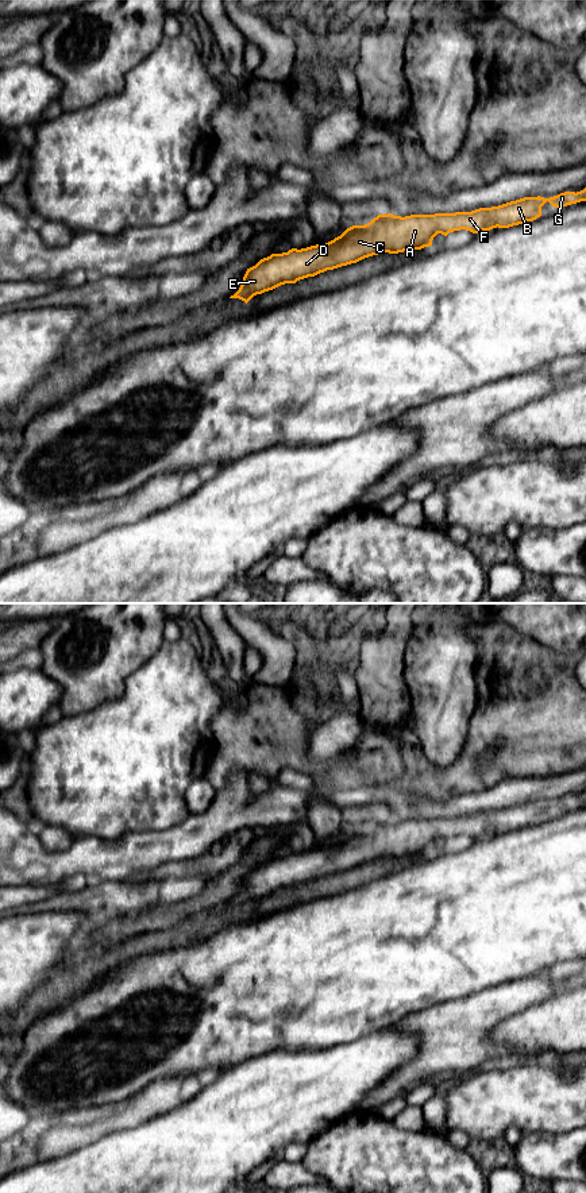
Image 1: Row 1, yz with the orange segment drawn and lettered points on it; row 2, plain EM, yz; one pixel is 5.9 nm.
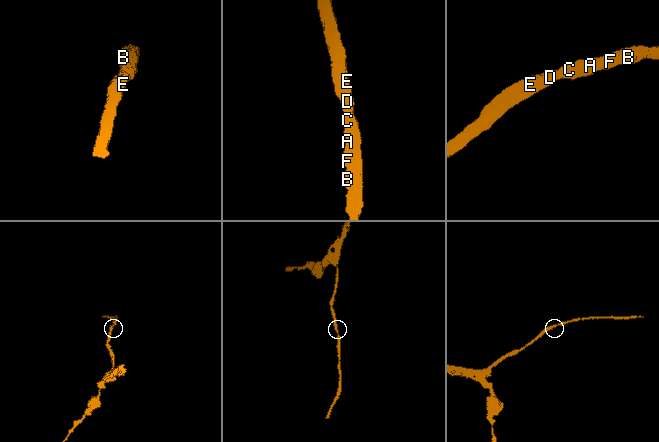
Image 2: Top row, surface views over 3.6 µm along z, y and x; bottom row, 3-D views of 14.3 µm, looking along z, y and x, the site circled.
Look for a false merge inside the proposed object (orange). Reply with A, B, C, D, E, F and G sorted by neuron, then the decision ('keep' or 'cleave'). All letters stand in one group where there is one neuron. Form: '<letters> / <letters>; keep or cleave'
A B C D E F G; keep

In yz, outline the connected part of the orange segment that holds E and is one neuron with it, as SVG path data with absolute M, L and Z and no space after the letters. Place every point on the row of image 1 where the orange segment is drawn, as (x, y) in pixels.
M586 188L581 192L564 192L558 196L524 197L498 206L479 208L471 212L394 216L378 215L365 225L352 225L325 244L292 248L271 254L247 269L239 290L230 298L246 304L257 294L285 283L315 277L327 270L356 263L365 258L389 252L398 254L432 246L437 233L466 229L473 233L493 228L509 228L541 216L541 206L550 202L555 208L586 201Z

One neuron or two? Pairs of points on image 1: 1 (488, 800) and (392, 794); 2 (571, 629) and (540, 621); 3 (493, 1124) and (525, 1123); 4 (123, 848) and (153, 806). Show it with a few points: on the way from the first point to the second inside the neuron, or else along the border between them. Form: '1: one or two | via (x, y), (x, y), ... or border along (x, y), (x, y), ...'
1: one | via (463, 805), (451, 807), (416, 806)
2: one | via (563, 621), (548, 621)
3: one | via (501, 1120), (517, 1120)
4: two | border along (166, 827), (127, 831), (115, 838), (104, 838)

